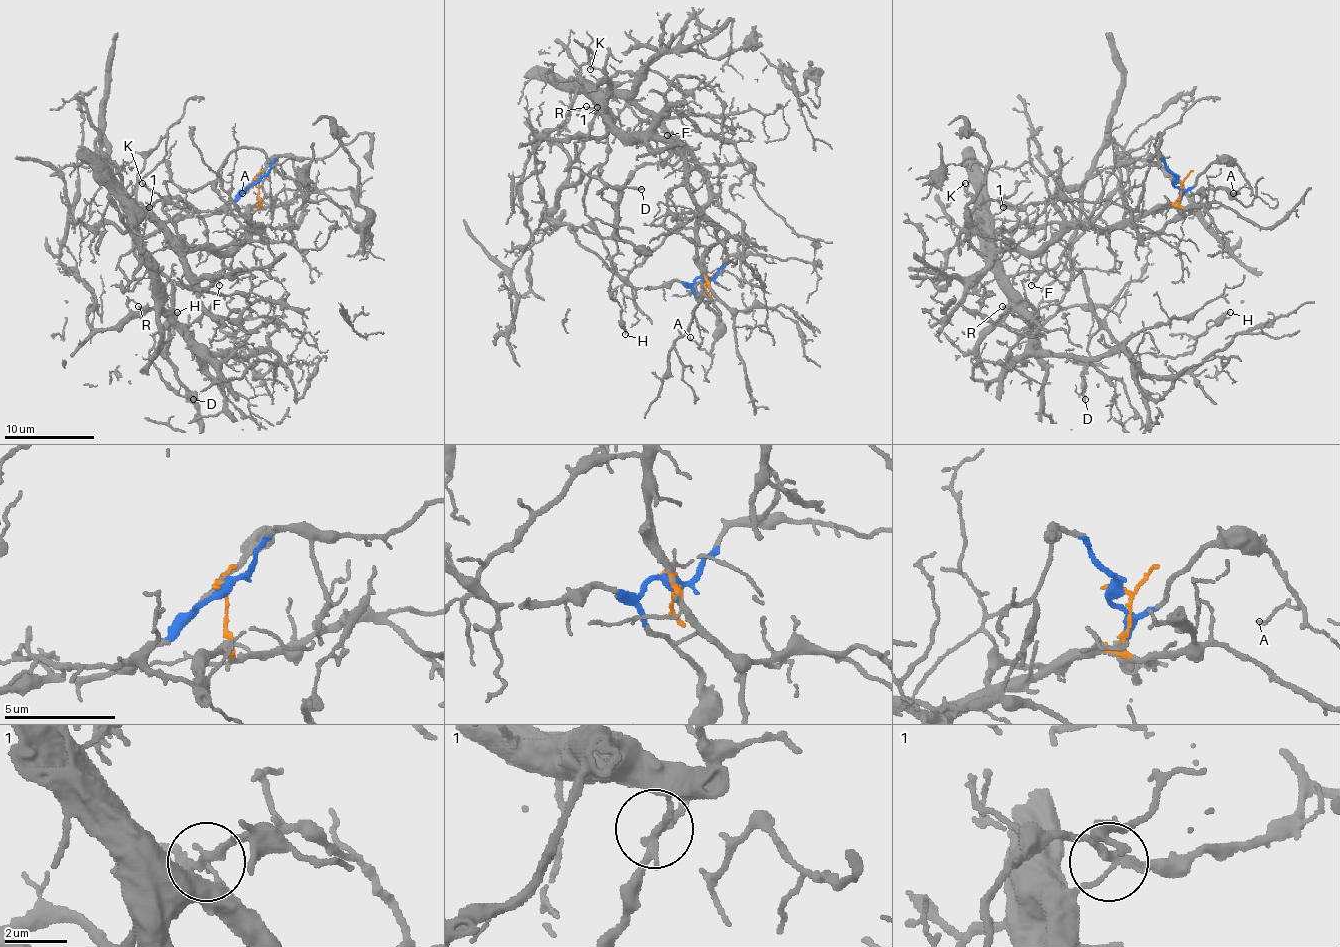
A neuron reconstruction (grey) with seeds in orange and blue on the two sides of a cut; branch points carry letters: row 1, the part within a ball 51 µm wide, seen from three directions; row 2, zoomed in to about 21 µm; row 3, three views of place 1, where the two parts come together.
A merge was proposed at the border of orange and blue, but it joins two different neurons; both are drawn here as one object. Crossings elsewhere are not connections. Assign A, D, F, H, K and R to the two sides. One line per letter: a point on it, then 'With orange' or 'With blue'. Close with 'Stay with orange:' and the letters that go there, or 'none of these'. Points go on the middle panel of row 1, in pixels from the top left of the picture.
A: Place: (690, 337). With blue
D: Place: (641, 189). With blue
F: Place: (667, 135). With orange
H: Place: (625, 334). With blue
K: Place: (590, 69). With blue
R: Place: (586, 106). With orange
Stay with orange: F, R

